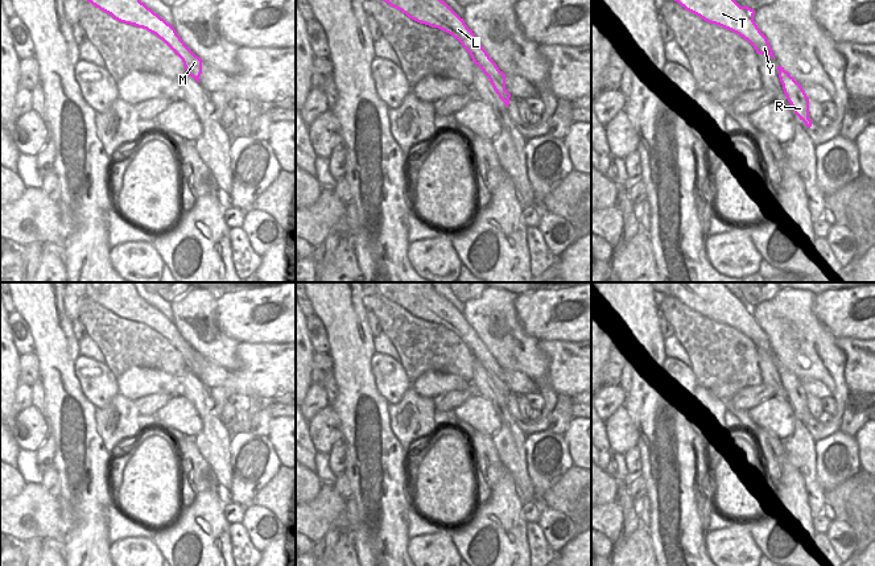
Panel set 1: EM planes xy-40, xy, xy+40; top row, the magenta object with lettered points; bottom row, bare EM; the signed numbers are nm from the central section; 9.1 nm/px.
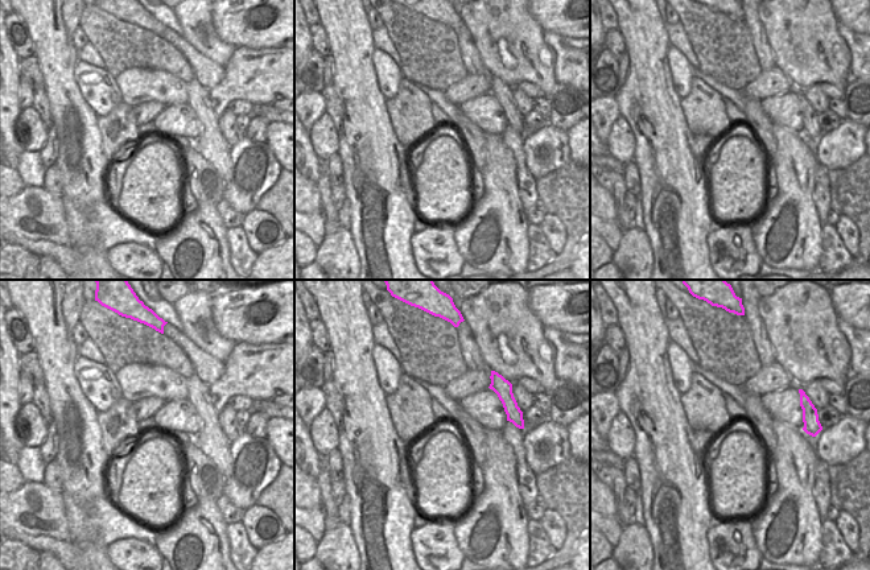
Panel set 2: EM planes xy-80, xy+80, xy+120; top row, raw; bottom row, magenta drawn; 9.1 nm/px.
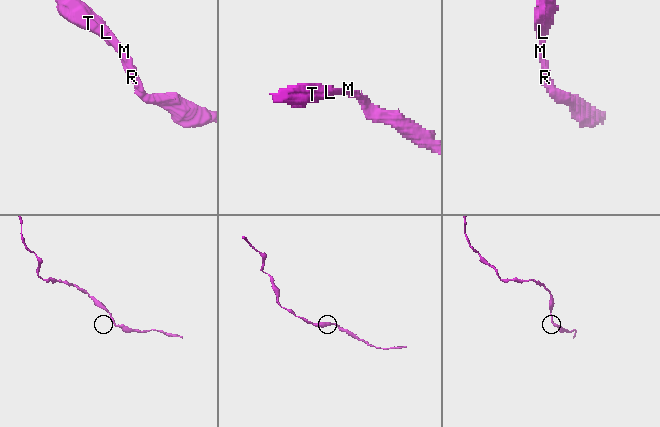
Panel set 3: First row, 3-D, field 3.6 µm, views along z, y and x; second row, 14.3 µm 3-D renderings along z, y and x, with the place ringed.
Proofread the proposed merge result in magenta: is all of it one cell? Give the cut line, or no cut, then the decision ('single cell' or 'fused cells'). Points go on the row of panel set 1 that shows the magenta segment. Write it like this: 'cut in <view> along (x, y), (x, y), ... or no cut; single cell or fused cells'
no cut; single cell

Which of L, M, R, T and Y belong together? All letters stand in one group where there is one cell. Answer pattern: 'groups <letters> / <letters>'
groups L M R T Y

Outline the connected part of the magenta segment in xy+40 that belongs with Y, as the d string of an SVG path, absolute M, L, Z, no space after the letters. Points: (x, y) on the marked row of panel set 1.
M674 0L686 11L710 24L729 29L747 40L758 54L773 55L767 37L754 21L755 11L740 7L735 0Z

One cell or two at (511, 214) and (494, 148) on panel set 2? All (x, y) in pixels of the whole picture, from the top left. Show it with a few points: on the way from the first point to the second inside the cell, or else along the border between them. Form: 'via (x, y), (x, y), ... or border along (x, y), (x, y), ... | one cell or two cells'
via (501, 198), (501, 164) | one cell

